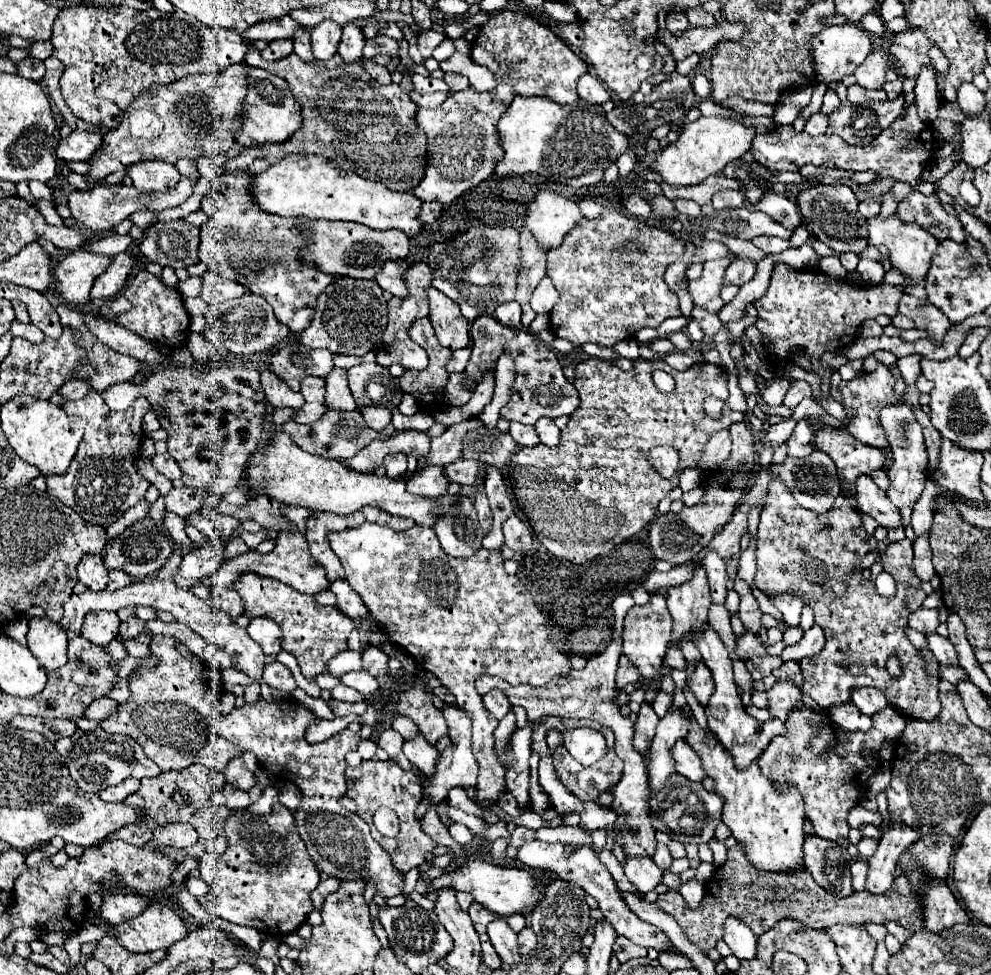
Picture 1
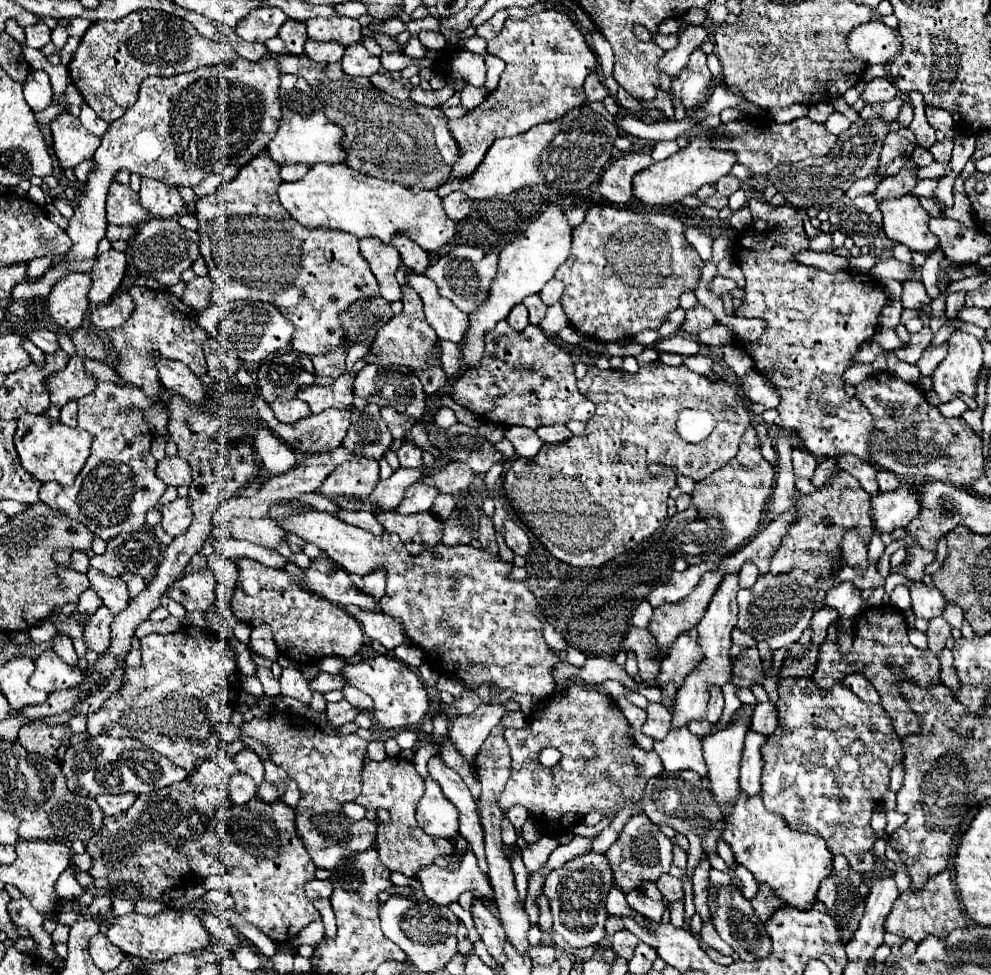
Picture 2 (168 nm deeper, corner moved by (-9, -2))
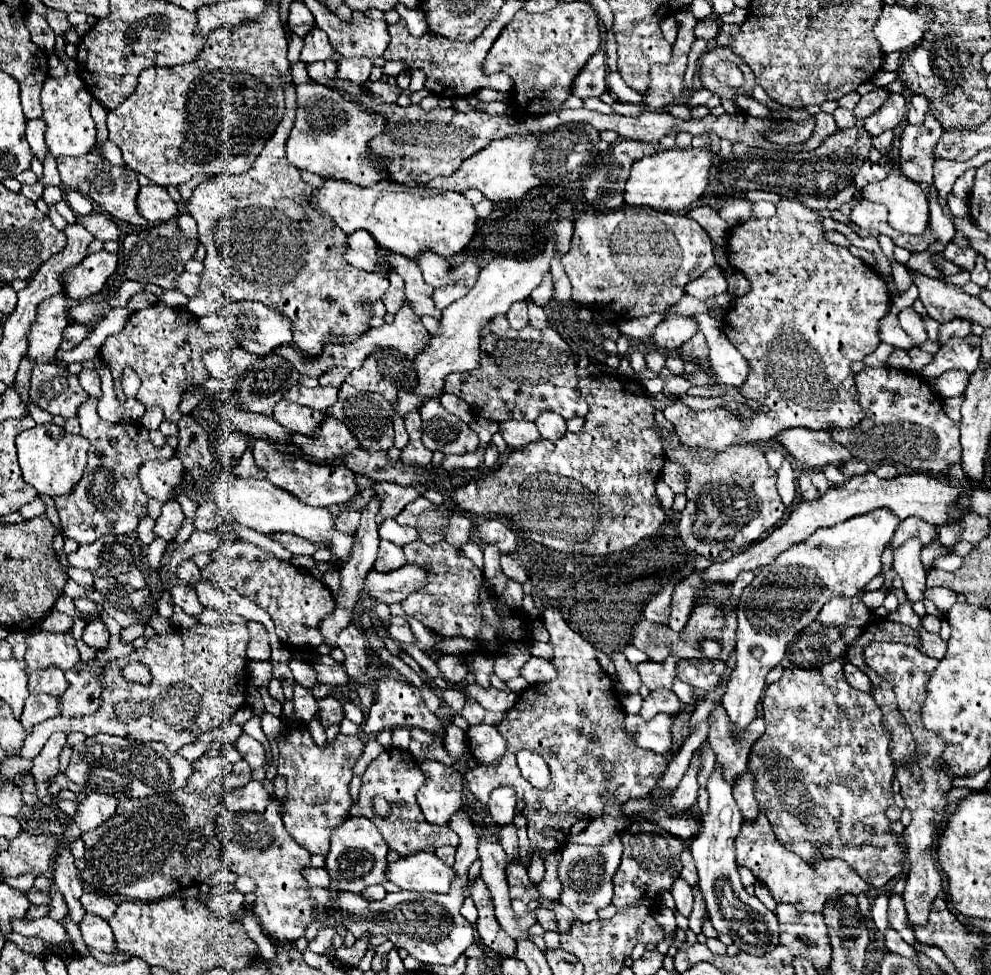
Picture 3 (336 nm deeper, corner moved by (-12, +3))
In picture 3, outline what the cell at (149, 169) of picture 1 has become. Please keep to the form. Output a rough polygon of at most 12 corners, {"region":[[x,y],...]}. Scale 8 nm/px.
{"region":[[164,186],[140,188],[136,206],[150,224],[178,216]]}

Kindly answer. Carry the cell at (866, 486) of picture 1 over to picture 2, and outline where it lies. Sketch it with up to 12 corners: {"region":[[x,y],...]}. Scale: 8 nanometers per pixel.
{"region":[[853,455],[837,457],[839,467],[859,479],[871,495],[879,495],[877,469]]}

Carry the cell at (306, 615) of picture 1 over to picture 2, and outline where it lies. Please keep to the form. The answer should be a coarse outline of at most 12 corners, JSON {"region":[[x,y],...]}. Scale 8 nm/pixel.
{"region":[[237,559],[233,613],[303,665],[359,653],[345,609],[283,569]]}

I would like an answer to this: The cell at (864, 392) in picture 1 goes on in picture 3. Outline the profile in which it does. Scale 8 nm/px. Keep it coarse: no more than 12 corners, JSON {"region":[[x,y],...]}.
{"region":[[856,374],[866,414],[830,438],[856,460],[916,472],[960,464],[960,426],[928,382]]}

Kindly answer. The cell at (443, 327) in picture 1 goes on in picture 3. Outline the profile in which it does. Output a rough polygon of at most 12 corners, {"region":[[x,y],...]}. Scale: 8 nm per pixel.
{"region":[[400,254],[384,262],[404,278],[404,302],[418,316],[440,318],[432,286],[418,264]]}

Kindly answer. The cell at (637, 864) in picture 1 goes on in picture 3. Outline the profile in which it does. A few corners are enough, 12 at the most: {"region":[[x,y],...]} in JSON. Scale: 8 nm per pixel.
{"region":[[678,878],[672,886],[676,908],[682,916],[692,912],[692,888]]}

